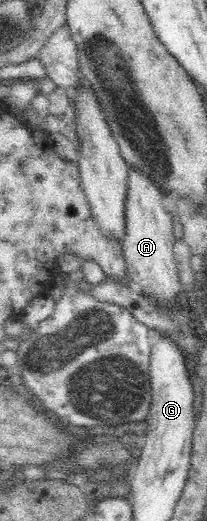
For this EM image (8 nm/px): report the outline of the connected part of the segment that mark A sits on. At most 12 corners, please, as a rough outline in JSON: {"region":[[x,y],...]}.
{"region":[[128,171],[128,280],[178,308],[176,238],[162,193]]}

